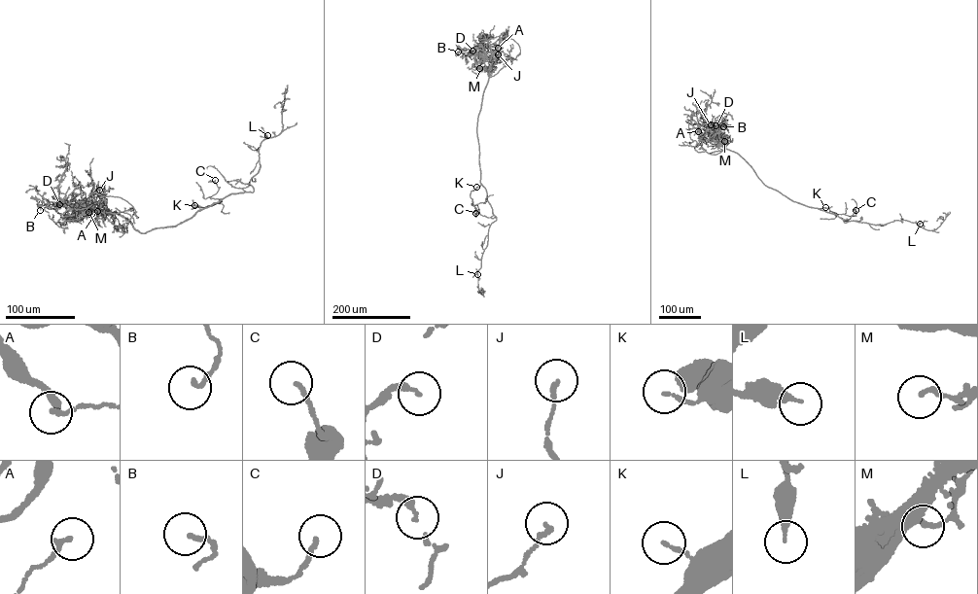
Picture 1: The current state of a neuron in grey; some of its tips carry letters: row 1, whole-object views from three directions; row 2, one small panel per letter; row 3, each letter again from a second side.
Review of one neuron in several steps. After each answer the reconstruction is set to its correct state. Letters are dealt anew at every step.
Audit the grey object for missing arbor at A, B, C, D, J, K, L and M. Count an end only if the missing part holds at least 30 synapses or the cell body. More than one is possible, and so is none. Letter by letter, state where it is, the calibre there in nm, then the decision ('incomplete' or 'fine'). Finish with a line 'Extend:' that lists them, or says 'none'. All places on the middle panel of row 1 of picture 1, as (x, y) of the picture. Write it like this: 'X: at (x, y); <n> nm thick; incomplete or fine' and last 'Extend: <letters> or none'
A: at (498, 48); 140 nm thick; fine
B: at (458, 52); 150 nm thick; fine
C: at (475, 213); 130 nm thick; fine
D: at (472, 51); 190 nm thick; fine
J: at (498, 54); 140 nm thick; fine
K: at (476, 187); 130 nm thick; fine
L: at (477, 274); 220 nm thick; fine
M: at (479, 68); 160 nm thick; fine
Extend: none

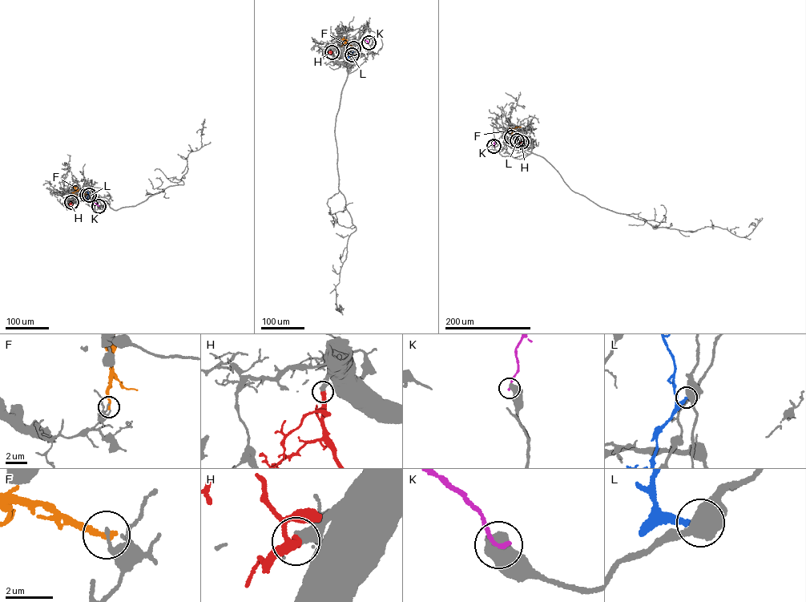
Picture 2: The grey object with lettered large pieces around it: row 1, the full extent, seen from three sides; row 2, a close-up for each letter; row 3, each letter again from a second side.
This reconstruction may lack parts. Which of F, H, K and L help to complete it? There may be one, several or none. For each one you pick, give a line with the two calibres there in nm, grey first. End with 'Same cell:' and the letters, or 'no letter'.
H: calibres 380 and 360 nm
Same cell: H

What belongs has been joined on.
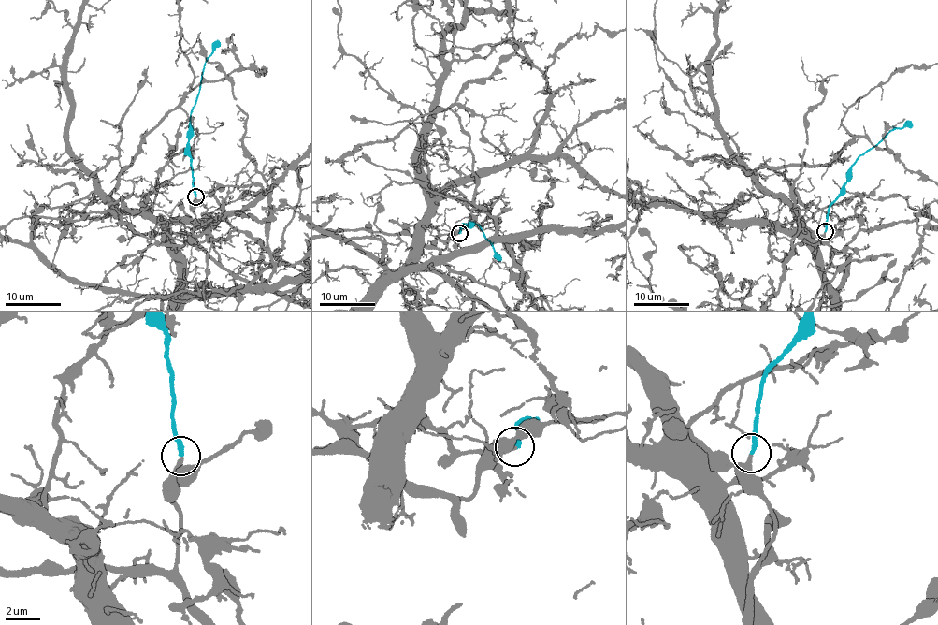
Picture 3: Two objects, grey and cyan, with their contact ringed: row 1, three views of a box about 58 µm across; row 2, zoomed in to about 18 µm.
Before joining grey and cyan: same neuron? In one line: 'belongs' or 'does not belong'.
belongs

